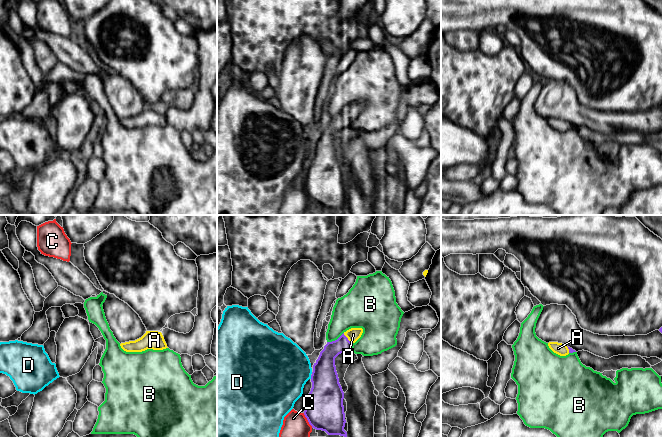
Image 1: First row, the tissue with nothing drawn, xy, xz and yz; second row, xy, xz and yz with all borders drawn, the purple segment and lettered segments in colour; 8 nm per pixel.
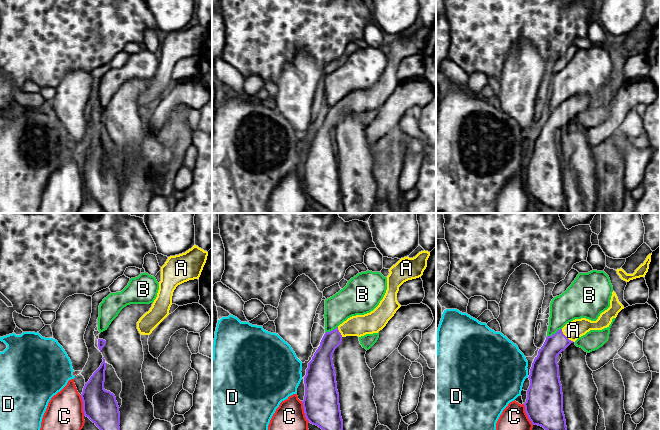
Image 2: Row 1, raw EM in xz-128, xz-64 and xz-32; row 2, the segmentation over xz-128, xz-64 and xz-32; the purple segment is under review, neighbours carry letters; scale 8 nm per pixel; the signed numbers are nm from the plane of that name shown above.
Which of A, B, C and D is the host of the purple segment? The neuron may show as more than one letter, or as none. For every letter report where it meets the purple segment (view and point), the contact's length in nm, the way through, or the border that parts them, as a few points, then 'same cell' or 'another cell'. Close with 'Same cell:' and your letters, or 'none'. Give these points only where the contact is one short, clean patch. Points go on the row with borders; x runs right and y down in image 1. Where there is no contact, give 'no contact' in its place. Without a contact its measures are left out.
A: contact xz (347, 338); length 120 nm; way xz (326, 361), (347, 338), (353, 334); same cell
B: contact xz (335, 340); length 160 nm; border xz (343, 332), (336, 339), (327, 342); another cell
C: contact xz (307, 419); length 140 nm; border xz (303, 413), (312, 427); another cell
D: contact xz (311, 377); length 30 nm; border xz (310, 375), (311, 378); another cell
Same cell: A

